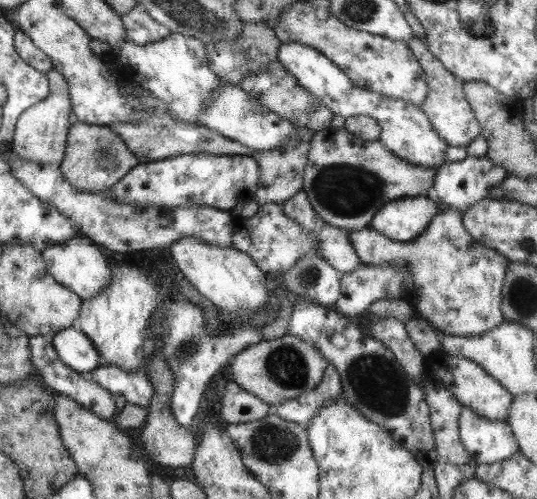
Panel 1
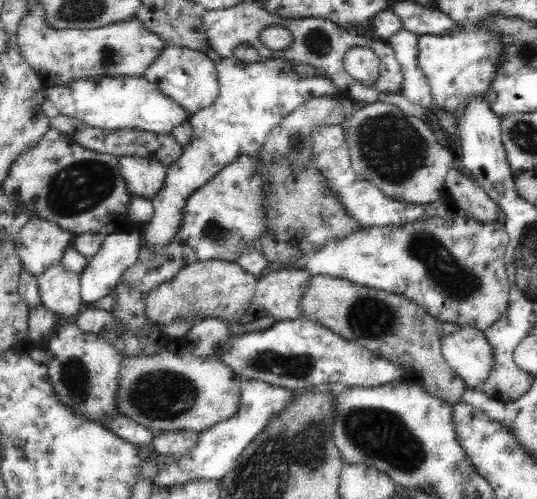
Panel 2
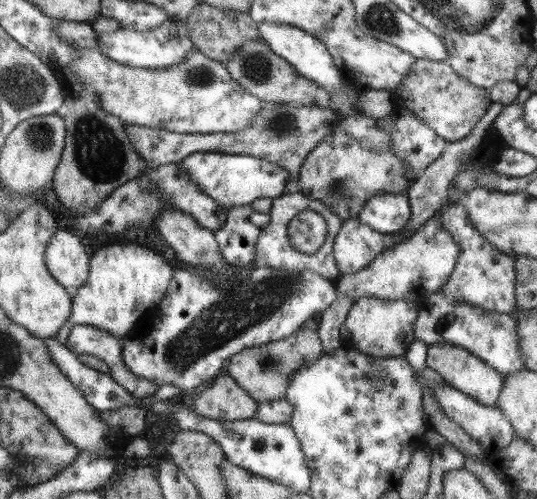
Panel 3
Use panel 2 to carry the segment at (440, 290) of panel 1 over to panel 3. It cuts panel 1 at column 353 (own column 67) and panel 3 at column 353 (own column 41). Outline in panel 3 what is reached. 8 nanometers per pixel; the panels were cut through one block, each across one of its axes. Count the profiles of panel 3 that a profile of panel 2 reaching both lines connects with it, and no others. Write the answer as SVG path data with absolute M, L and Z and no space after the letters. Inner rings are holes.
M356 219L343 221L332 244L338 278L365 268L381 251L401 243L401 237L378 234Z

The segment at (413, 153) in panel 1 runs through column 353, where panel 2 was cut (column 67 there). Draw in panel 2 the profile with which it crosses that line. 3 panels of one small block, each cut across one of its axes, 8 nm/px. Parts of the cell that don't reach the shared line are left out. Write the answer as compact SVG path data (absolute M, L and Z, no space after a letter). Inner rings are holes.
M98 76L88 80L70 82L68 86L46 88L45 94L60 114L80 119L90 128L104 132L136 130L154 134L171 135L174 128L189 122L190 114L146 78L110 78Z

